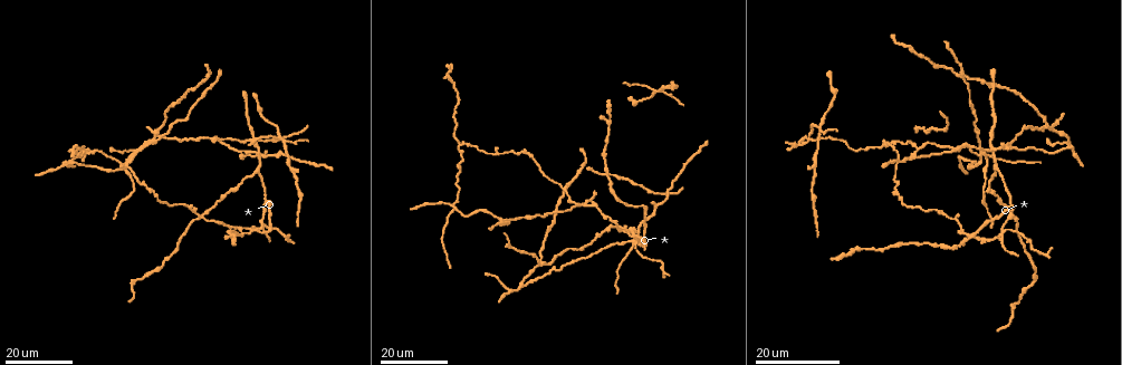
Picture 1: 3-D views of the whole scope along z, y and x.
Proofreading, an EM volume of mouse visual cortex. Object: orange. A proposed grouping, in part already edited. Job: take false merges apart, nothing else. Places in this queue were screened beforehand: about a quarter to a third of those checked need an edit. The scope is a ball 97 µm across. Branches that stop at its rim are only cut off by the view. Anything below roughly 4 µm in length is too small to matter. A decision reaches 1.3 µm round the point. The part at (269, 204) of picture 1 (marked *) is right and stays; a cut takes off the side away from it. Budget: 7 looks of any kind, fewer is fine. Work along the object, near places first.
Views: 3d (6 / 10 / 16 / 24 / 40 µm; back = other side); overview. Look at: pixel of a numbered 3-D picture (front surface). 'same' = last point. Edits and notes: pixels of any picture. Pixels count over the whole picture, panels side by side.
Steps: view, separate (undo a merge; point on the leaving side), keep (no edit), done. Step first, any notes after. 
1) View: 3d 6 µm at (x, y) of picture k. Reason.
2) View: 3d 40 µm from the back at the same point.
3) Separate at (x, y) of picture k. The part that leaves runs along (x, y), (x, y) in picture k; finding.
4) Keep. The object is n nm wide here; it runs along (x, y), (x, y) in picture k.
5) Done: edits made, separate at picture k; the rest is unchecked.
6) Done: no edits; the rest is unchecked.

View: 3d 16 µm at (288, 236) of picture 1. Narrows sharply.

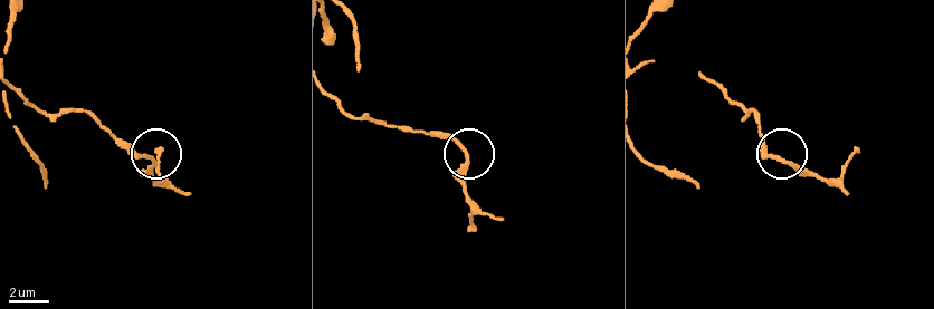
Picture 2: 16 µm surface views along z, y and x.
View: 3d 6 µm at (775, 155) of picture 2.

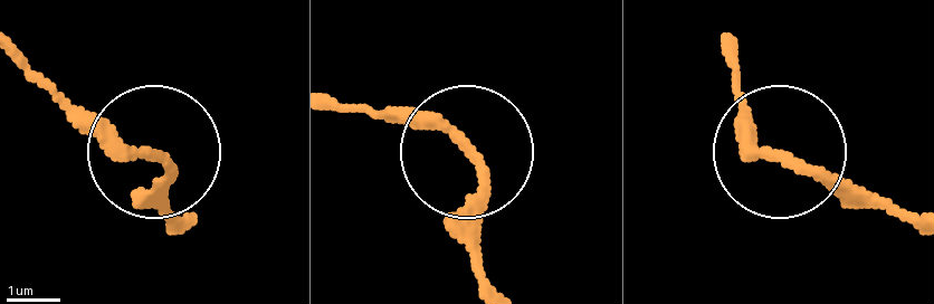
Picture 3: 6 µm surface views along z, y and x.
Keep. It runs along (336, 102), (417, 111), (457, 138), (483, 191), (483, 285) in picture 3; all the same cell.

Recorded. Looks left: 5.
View: 3d 24 µm at (1007, 145) of picture 1. Arms part here.

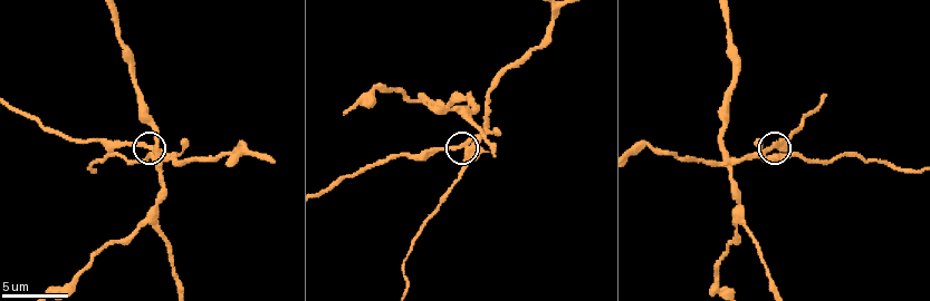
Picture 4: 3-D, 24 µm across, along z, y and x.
View: 3d 6 µm at (470, 139) of picture 4.

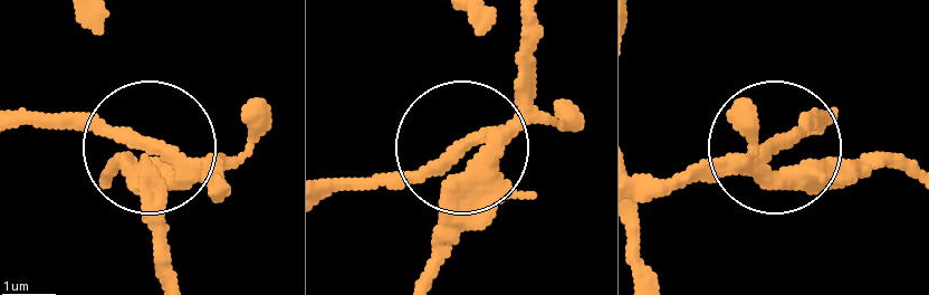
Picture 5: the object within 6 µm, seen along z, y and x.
Keep. The object is 290 nm wide here; it runs along (518, 11), (518, 92), (469, 145), (478, 198), (439, 274) in picture 5; continuous, no second cell.

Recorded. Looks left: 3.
View: 3d 16 µm at (266, 202) of picture 1. Arms part here.

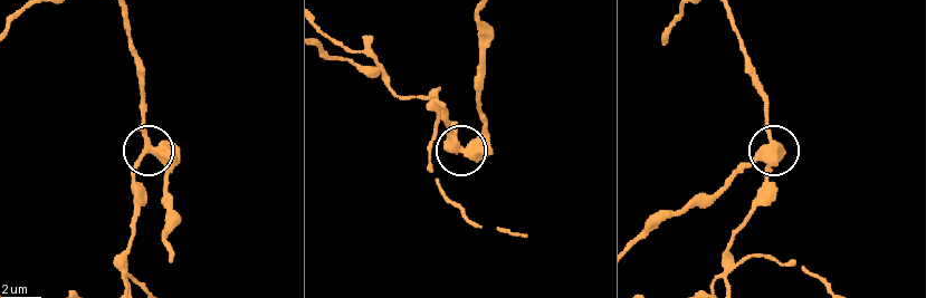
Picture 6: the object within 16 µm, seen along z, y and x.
View: 3d 10 µm at (143, 152) of picture 6.

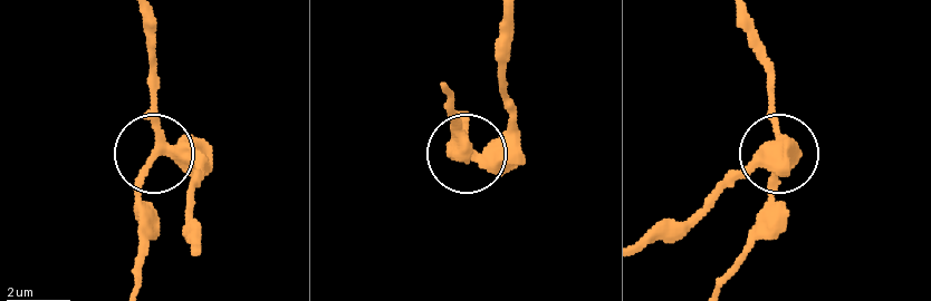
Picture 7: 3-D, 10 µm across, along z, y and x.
Keep. The object is 290 nm wide here; it runs along (193, 174), (153, 144), (153, 75) in picture 7; continuous, no second cell.

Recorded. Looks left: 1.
Done: no edits; the rest is unchecked.

